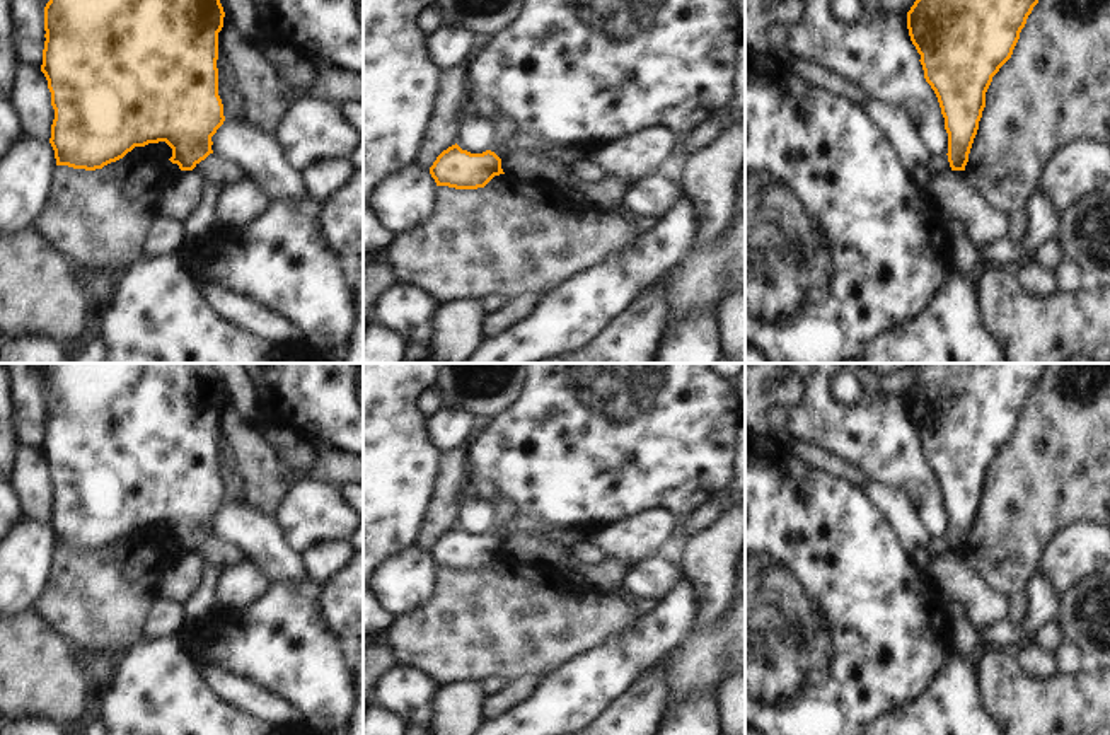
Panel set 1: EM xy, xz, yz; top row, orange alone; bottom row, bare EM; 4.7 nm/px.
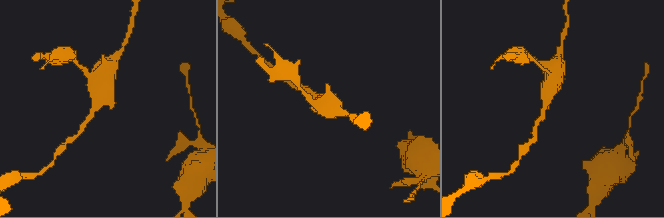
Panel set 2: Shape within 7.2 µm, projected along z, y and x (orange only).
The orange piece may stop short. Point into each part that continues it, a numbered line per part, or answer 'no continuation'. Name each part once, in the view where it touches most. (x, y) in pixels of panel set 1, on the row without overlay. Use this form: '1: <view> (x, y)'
no continuation

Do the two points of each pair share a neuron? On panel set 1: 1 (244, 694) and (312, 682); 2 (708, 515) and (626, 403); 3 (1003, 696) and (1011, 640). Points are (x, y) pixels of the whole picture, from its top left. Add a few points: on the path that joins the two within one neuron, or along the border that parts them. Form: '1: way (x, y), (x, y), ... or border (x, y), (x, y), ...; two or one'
1: border (229, 674), (237, 674), (273, 691), (299, 713); two
2: border (725, 486), (689, 515), (679, 536); two
3: border (989, 645), (1015, 648); two

